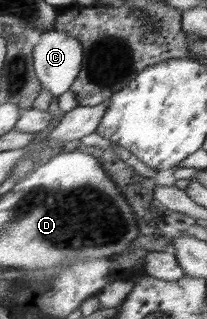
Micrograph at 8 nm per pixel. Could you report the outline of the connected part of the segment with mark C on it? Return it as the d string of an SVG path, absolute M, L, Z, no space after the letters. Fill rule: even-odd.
M46 30L33 48L33 67L42 88L59 96L68 91L82 66L82 44L66 32Z

